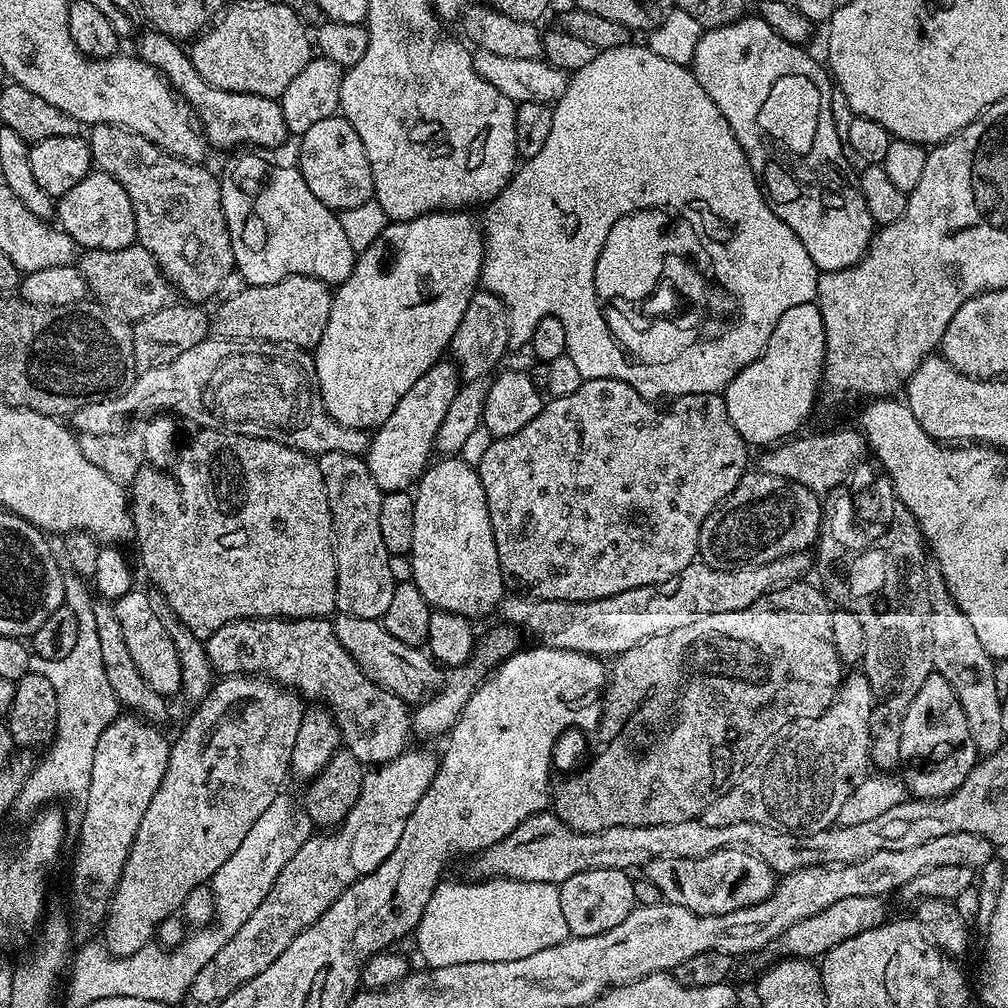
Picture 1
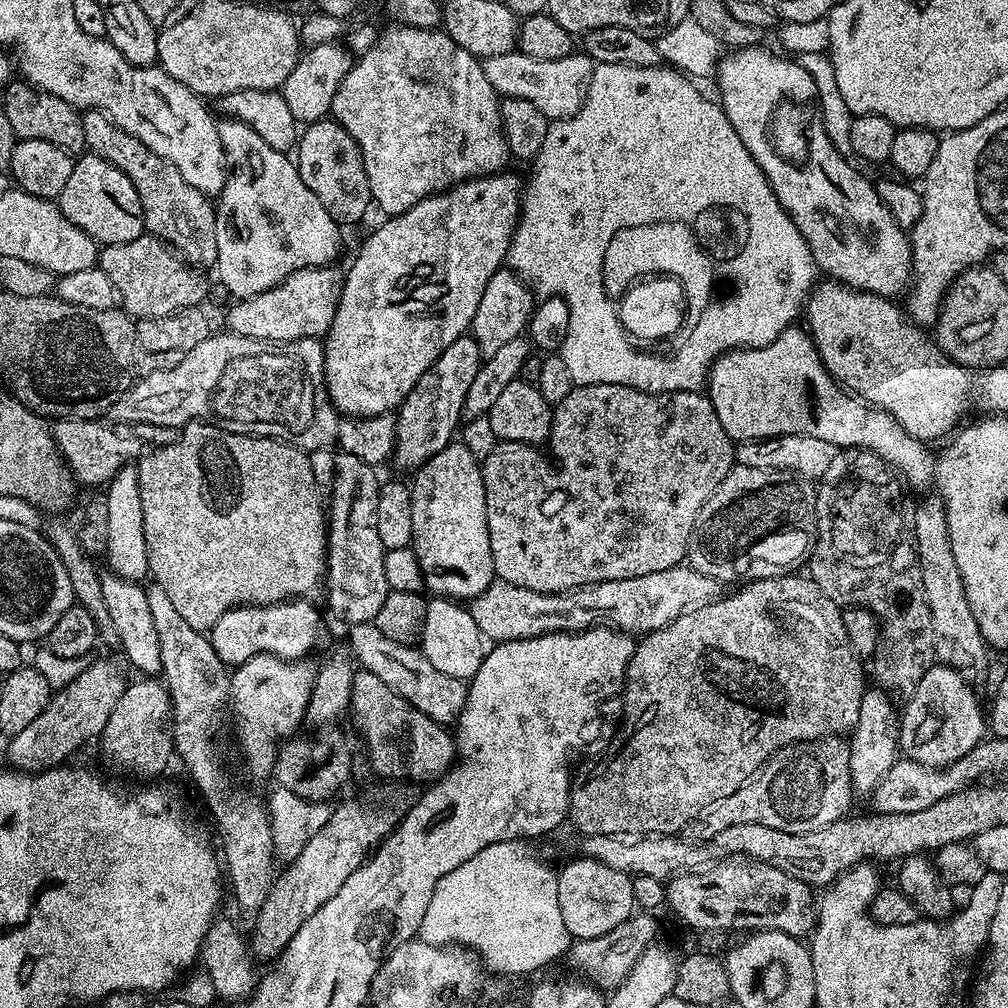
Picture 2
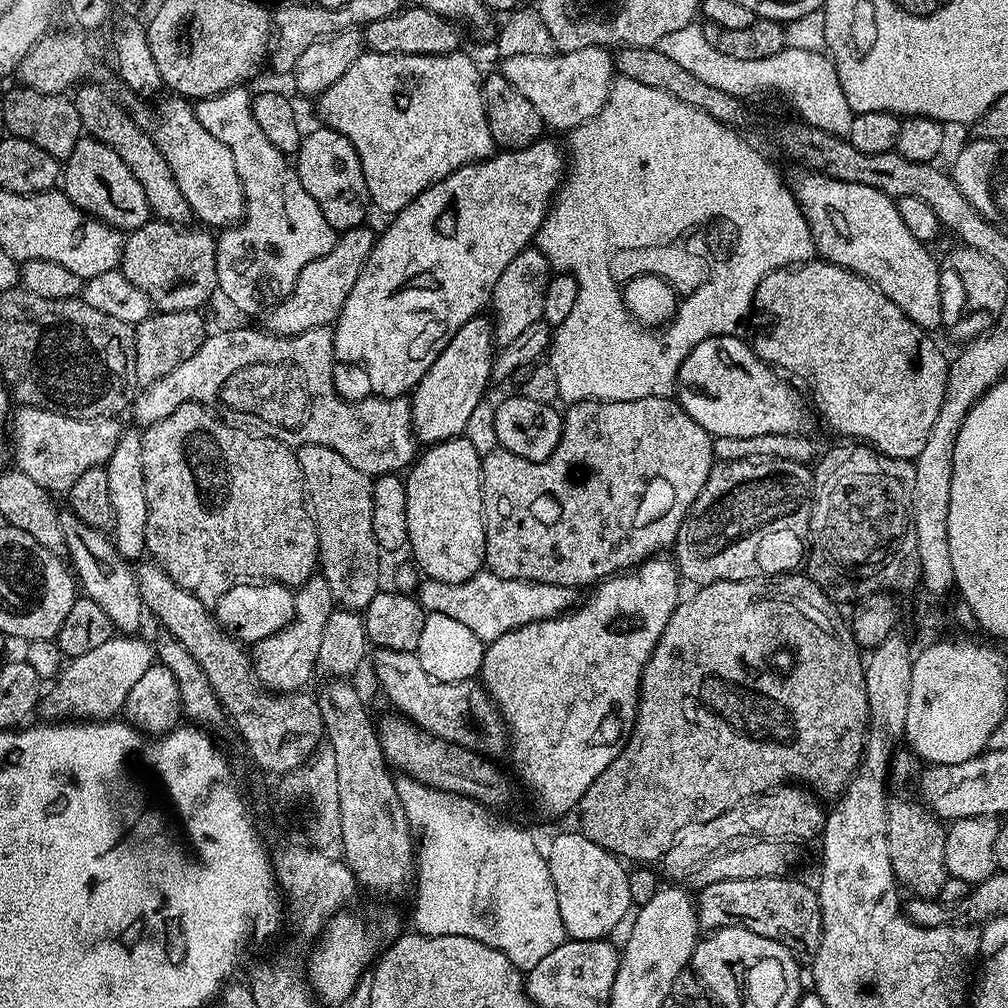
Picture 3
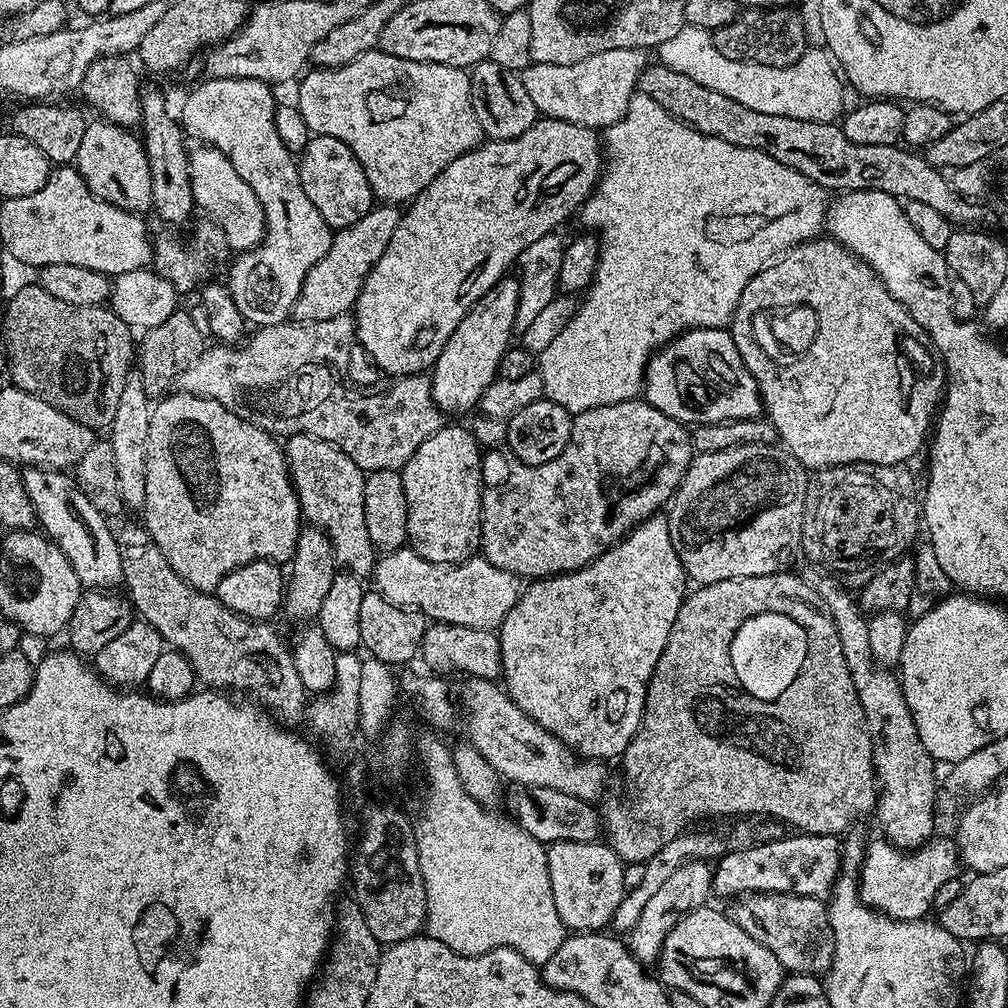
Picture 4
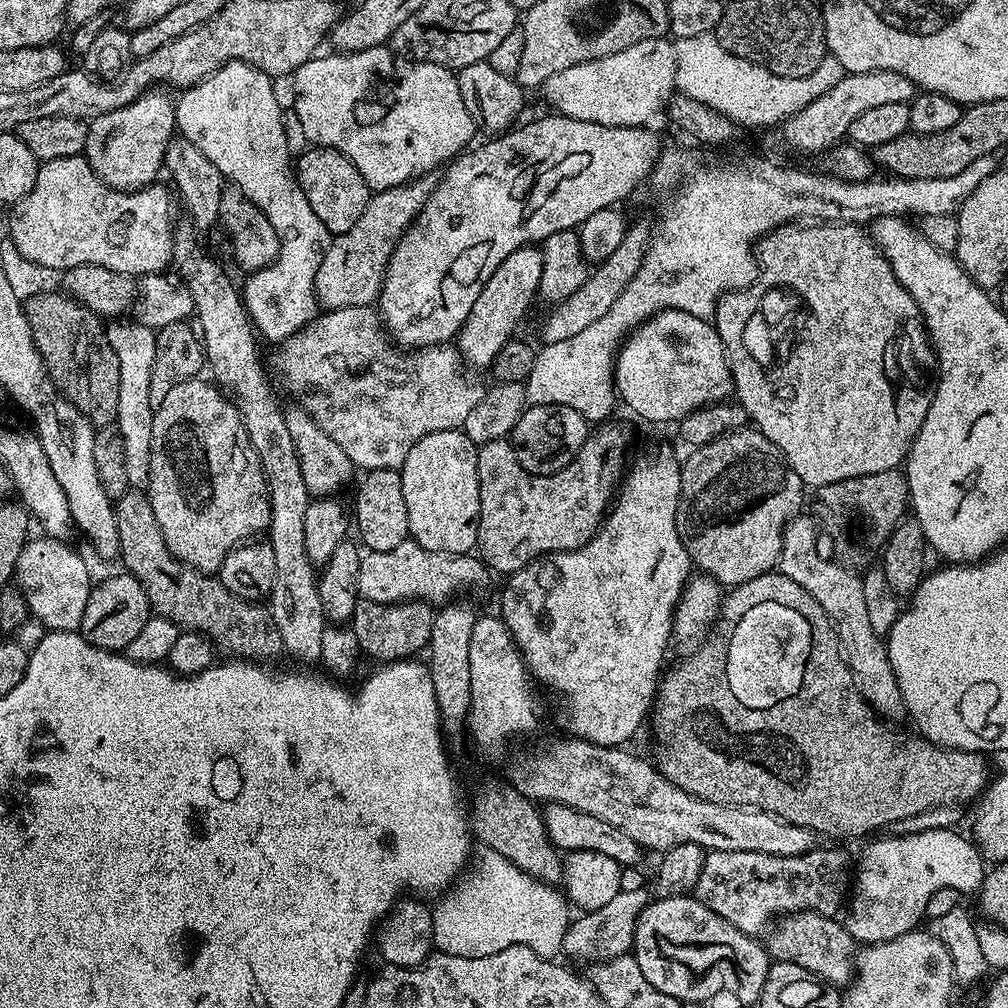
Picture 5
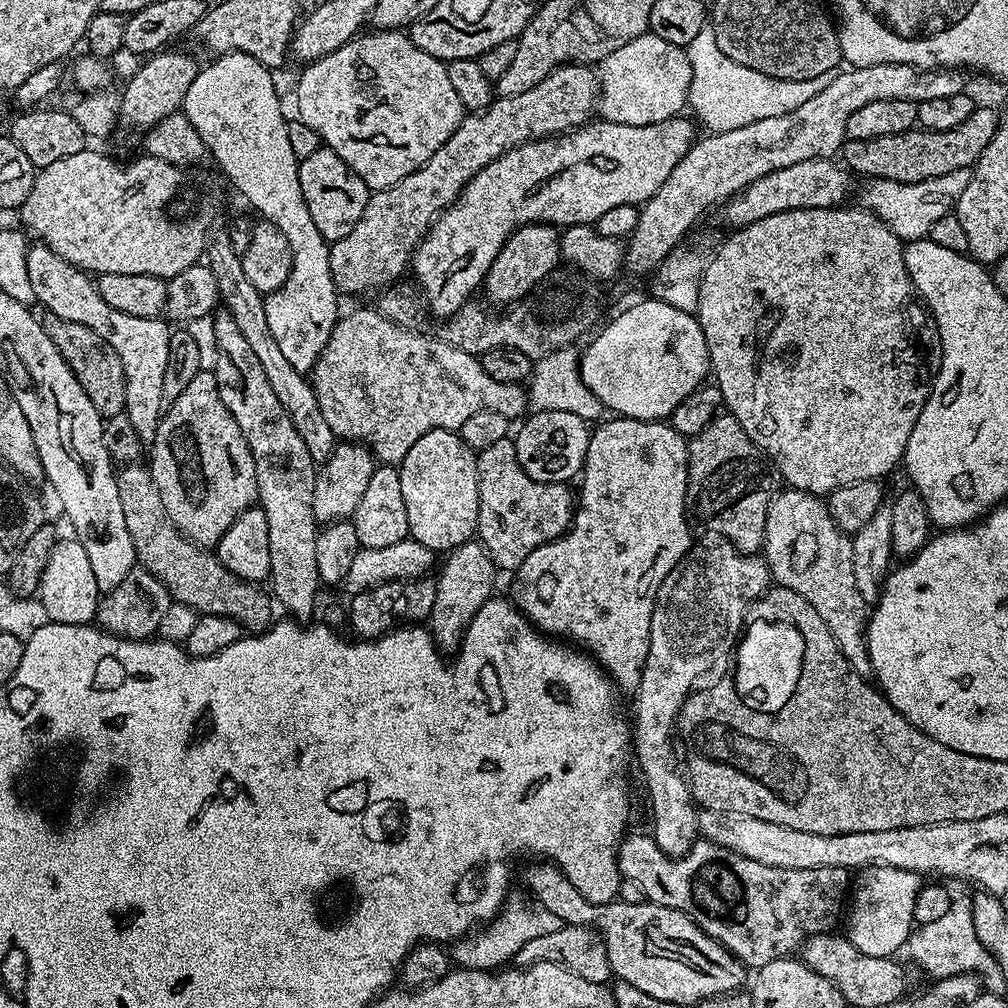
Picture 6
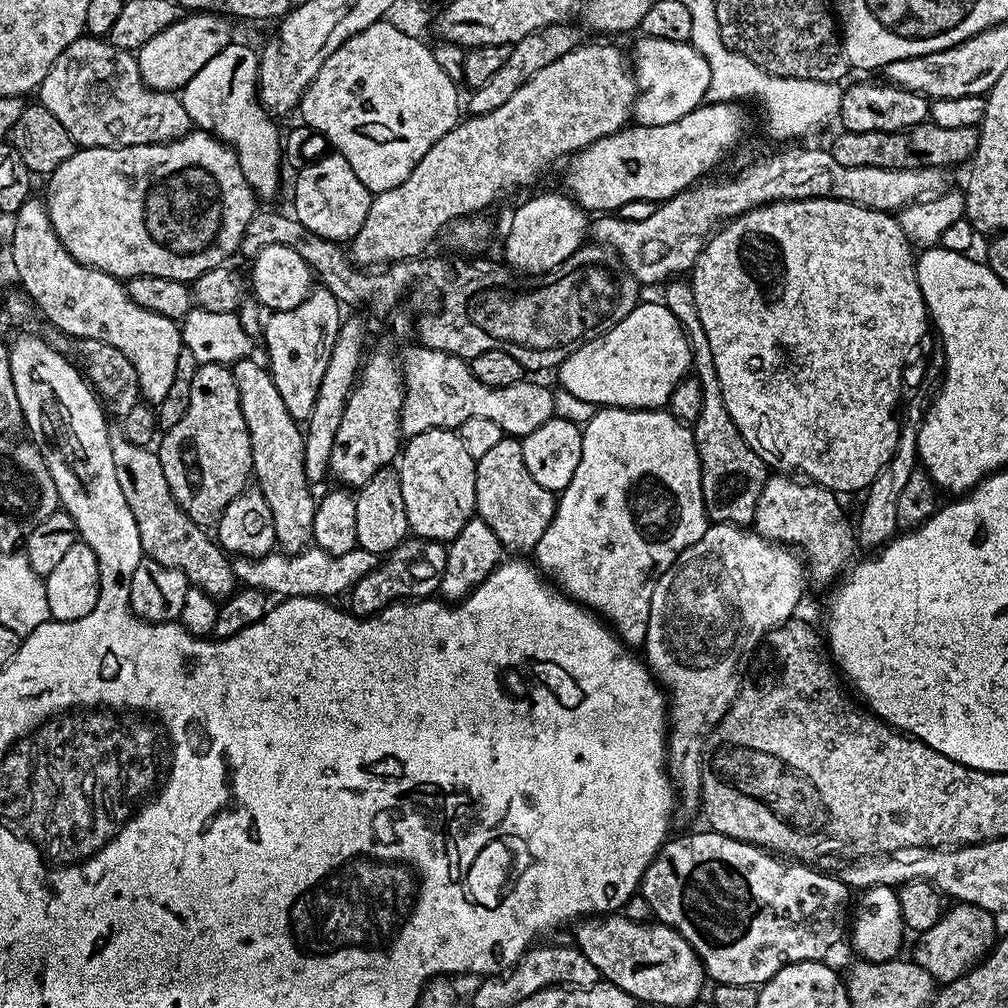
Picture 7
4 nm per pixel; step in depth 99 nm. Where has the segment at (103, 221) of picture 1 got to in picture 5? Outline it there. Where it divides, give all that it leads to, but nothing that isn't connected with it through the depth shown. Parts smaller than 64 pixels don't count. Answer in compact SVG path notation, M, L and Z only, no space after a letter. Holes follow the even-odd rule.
M164 90L142 94L122 110L110 110L88 124L86 146L82 153L94 174L119 192L137 192L157 179L164 168L164 151L176 132L176 105Z

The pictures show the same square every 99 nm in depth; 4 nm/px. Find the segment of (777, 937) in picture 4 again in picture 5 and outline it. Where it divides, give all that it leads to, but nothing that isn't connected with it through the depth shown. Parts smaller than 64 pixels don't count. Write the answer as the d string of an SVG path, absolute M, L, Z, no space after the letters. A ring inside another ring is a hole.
M789 912L779 917L766 932L769 957L781 964L802 966L802 970L819 976L833 986L851 984L858 944L849 934L847 927L838 921L839 919L817 912Z

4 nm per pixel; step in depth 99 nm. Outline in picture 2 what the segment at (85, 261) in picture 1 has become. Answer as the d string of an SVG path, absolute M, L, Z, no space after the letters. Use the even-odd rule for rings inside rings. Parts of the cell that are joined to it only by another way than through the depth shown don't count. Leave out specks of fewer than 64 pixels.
M151 234L134 238L134 242L103 245L98 252L98 266L114 282L123 311L136 320L162 318L195 308L210 296L210 280L200 273L203 271L181 258L171 244Z

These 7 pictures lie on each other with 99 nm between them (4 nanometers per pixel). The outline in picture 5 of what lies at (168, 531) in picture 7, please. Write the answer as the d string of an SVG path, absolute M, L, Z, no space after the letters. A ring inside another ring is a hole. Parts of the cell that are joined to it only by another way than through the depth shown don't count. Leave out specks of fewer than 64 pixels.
M130 490L117 496L114 507L123 567L131 576L138 578L142 590L146 590L146 598L155 615L170 618L170 622L185 632L201 632L210 637L217 649L228 658L272 662L268 660L284 652L282 634L278 634L278 626L267 606L255 600L238 598L238 594L230 594L230 590L226 590L215 575L183 564L168 549L162 530L154 519L147 491Z

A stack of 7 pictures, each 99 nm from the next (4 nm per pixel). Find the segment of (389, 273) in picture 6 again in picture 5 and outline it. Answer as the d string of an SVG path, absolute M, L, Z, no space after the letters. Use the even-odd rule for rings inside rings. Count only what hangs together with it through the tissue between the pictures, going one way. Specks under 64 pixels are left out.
M429 174L407 184L379 189L369 199L366 210L362 210L362 218L358 218L350 230L333 235L332 243L322 258L322 266L318 266L318 274L314 278L314 290L321 309L367 308L379 301L380 287L384 285L384 275L396 243L404 237L405 230L436 189L437 181L435 175Z

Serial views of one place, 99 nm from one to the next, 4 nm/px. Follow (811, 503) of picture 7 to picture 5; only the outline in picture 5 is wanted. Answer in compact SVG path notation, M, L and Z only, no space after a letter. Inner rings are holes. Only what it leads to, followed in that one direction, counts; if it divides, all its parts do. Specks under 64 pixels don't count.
M804 515L793 516L784 528L778 571L790 578L790 582L798 582L798 586L802 586L802 590L806 590L806 594L810 594L810 598L814 598L814 602L822 606L828 620L835 627L840 652L854 678L854 686L872 707L872 711L885 722L903 721L908 711L902 702L902 690L898 690L898 678L894 678L894 670L890 666L888 645L881 636L874 634L870 623L866 597L862 595L862 579L853 569L845 568L843 564L838 564L835 559L825 555L818 539L815 519L811 515Z

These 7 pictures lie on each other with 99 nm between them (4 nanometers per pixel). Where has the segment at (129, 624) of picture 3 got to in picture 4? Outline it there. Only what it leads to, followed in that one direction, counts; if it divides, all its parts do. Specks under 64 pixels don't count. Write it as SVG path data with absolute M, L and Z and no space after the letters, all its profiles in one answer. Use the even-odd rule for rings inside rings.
M55 468L23 469L26 494L30 494L30 502L36 511L36 518L43 535L66 554L70 566L78 574L81 587L88 590L110 590L123 581L122 554L117 533L112 532L109 521L94 506L90 506L90 498L82 494L76 485L75 475Z

